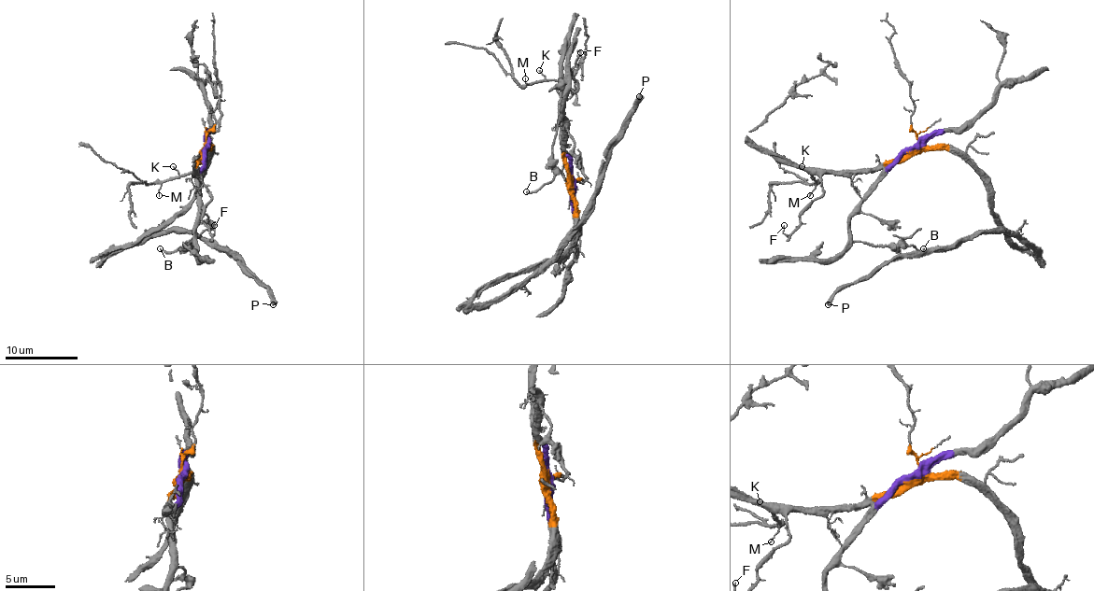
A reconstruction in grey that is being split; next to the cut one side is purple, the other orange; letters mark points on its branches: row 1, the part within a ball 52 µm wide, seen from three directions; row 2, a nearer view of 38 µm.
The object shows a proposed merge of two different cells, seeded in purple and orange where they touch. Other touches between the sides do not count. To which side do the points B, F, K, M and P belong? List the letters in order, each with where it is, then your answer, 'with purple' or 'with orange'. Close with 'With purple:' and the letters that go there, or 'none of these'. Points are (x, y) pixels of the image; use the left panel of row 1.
B: place (160, 248); with purple
F: place (214, 225); with orange
K: place (173, 166); with orange
M: place (159, 195); with orange
P: place (273, 304); with orange
With purple: B

